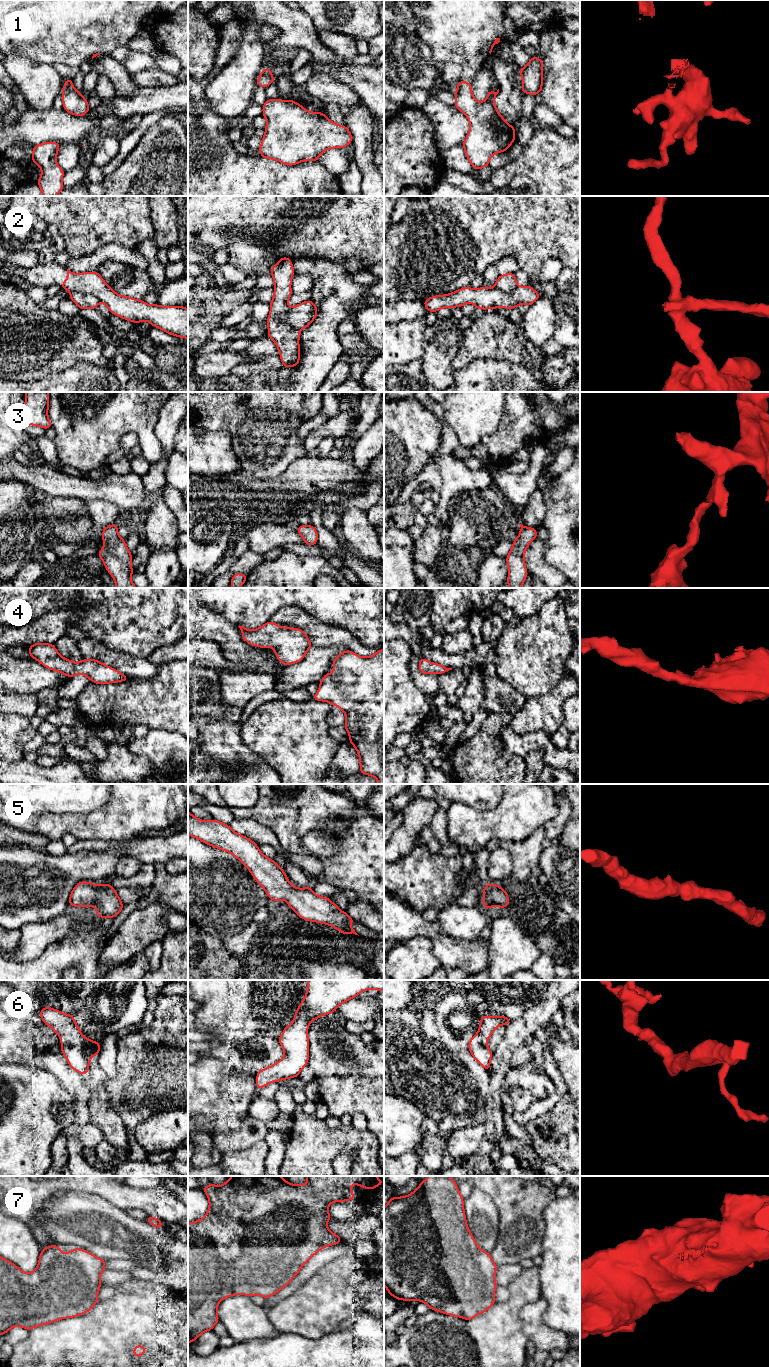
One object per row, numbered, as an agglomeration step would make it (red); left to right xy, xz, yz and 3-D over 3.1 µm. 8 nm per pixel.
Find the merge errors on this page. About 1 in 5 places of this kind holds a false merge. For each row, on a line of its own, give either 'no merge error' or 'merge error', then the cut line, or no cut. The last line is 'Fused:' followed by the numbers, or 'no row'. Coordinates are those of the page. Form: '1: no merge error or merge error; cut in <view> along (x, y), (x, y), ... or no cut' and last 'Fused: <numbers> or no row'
1: no merge error; no cut
2: merge error; cut in xy along (71, 291), (88, 292), (100, 301)
3: no merge error; no cut
4: no merge error; no cut
5: no merge error; no cut
6: no merge error; no cut
7: no merge error; no cut
Fused: 2

